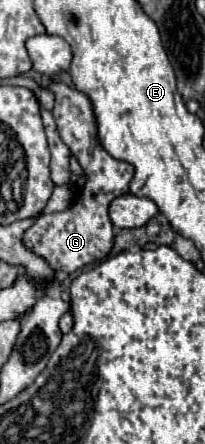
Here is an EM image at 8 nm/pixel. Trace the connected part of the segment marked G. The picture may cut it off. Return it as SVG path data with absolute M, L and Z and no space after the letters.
M62 82L48 84L50 92L56 96L56 106L52 110L58 132L62 142L70 148L70 152L76 156L78 164L82 166L82 172L86 176L84 186L80 188L76 200L62 212L52 212L40 216L22 236L22 244L32 250L36 256L44 258L46 264L52 270L62 272L76 272L86 264L104 260L114 244L114 226L108 216L108 206L114 198L130 192L130 182L134 178L134 166L122 160L112 158L100 144L98 132L96 132L96 118L92 110L90 98Z

